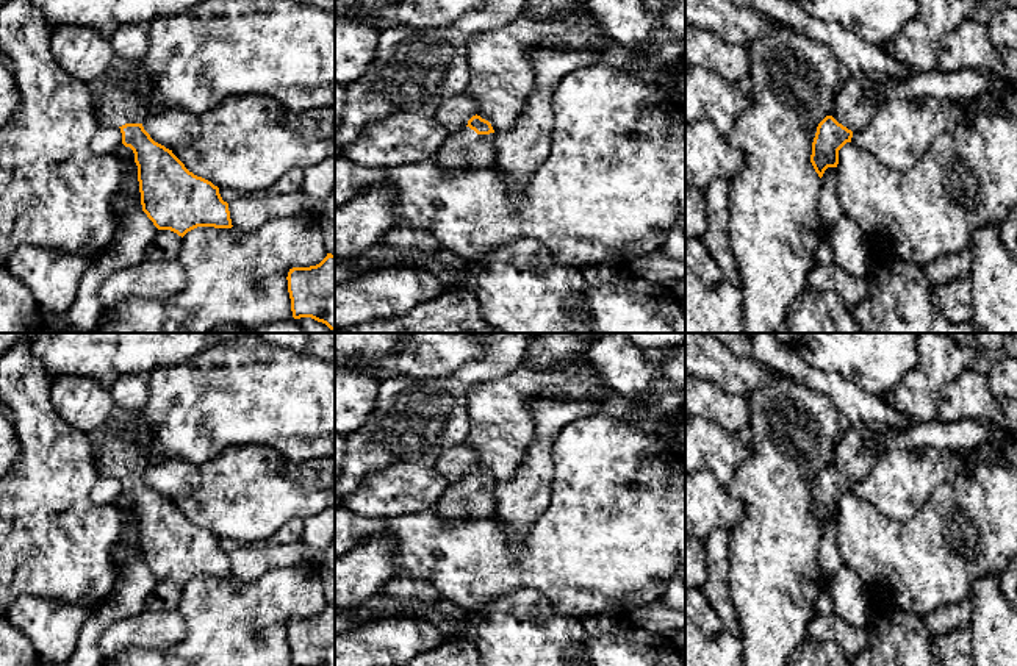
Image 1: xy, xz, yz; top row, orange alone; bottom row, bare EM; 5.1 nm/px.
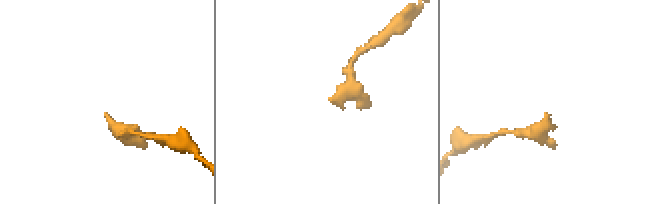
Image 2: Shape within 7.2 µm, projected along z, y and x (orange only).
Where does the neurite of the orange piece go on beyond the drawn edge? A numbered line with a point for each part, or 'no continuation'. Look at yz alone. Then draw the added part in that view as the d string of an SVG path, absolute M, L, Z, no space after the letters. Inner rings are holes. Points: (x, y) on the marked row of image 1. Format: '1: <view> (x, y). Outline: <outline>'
1: yz (855, 108). Outline: M851 73L842 81L831 116L851 131L865 128L884 105L870 95L870 86L875 78L878 77Z

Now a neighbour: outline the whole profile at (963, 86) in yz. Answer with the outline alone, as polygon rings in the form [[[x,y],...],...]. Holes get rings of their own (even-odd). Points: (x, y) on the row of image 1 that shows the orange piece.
[[[987,70],[914,72],[906,80],[878,77],[870,86],[870,95],[887,103],[890,100],[917,102],[937,98],[956,105],[972,103],[979,95],[1004,98],[1017,84],[1009,77],[997,77]]]

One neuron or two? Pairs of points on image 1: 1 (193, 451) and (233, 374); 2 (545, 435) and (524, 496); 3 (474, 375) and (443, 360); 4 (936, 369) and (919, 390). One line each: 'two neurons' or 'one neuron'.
1: one neuron
2: one neuron
3: two neurons
4: one neuron

